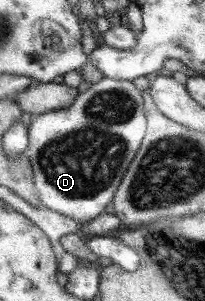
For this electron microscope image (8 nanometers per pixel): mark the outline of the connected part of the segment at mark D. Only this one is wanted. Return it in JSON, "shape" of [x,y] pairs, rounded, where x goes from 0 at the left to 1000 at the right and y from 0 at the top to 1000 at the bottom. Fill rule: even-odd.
{"shape":[[[512,256],[380,312],[351,352],[166,385],[122,512],[161,551],[205,681],[420,741],[556,661],[615,565],[707,462],[707,336],[634,266]]]}

